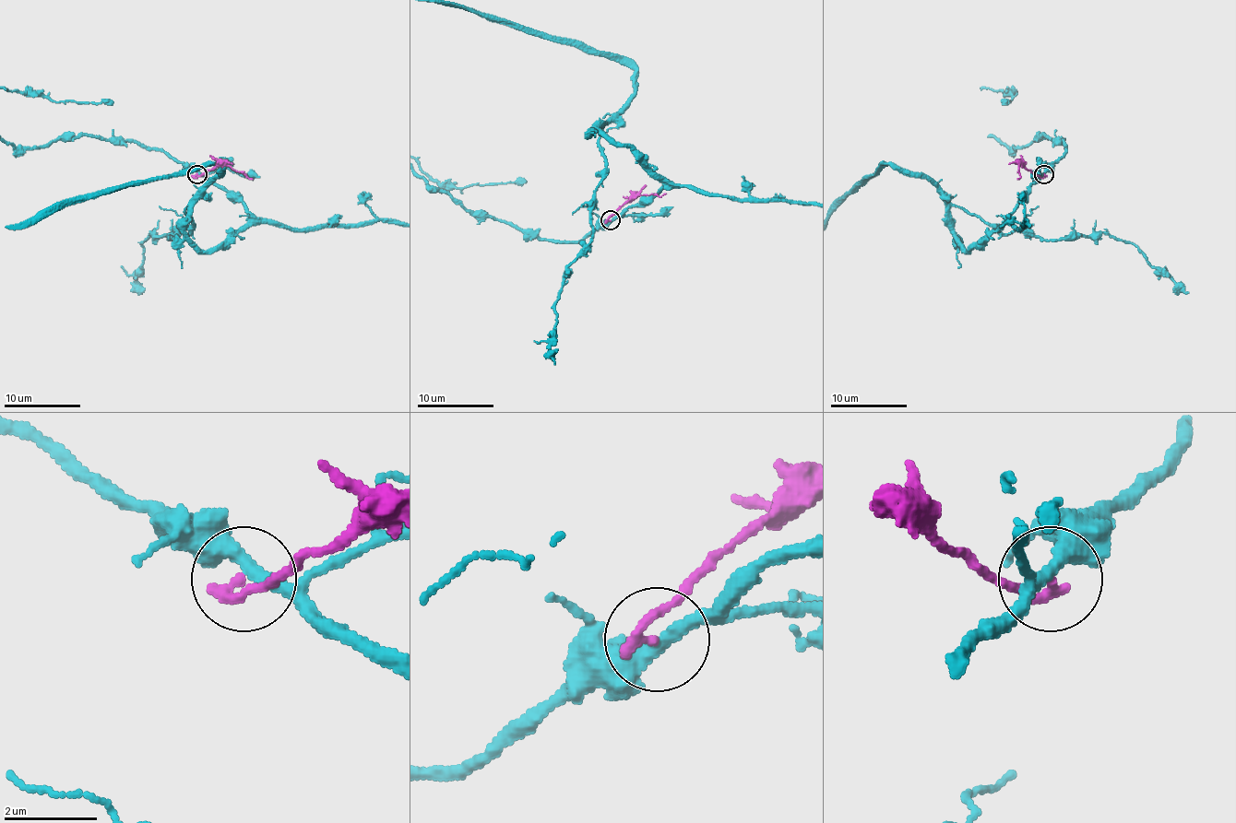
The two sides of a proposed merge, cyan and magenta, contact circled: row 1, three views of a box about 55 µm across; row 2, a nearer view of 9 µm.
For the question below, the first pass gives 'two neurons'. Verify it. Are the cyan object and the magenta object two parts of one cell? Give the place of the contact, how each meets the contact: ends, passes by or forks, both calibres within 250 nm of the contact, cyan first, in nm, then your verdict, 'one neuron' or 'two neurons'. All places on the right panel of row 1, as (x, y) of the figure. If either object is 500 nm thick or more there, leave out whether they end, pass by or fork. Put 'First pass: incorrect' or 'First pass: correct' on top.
First pass: correct
place (1044, 174); cyan passes by; magenta ends; calibres 300 and 240 nm; two neurons

